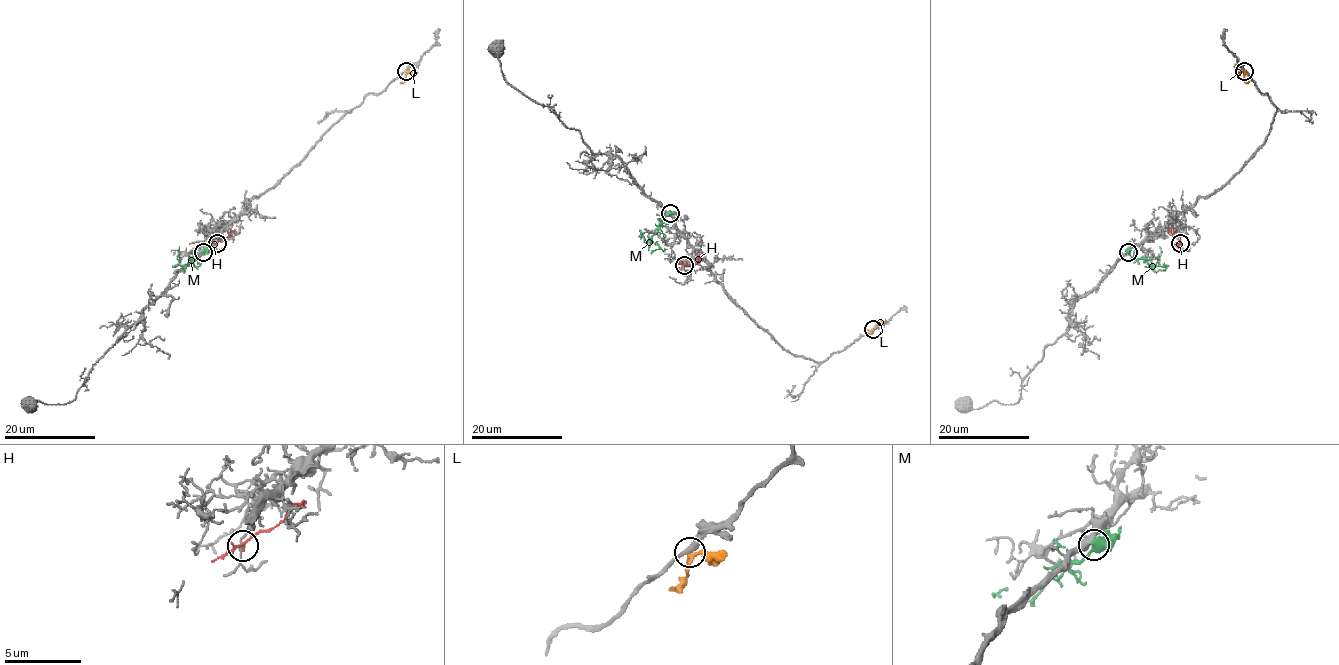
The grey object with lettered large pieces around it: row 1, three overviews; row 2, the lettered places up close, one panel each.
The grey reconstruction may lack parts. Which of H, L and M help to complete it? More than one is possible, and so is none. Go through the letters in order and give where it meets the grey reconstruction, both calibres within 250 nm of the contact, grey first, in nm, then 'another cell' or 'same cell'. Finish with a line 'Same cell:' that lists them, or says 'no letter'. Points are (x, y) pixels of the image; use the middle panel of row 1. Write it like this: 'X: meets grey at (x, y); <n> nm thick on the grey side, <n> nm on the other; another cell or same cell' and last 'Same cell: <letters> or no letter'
H: meets grey at (684, 265); 100 nm thick on the grey side, 170 nm on the other; another cell
L: meets grey at (873, 329); 340 nm thick on the grey side, 200 nm on the other; another cell
M: meets grey at (670, 213); 480 nm thick on the grey side, 440 nm on the other; same cell
Same cell: M

